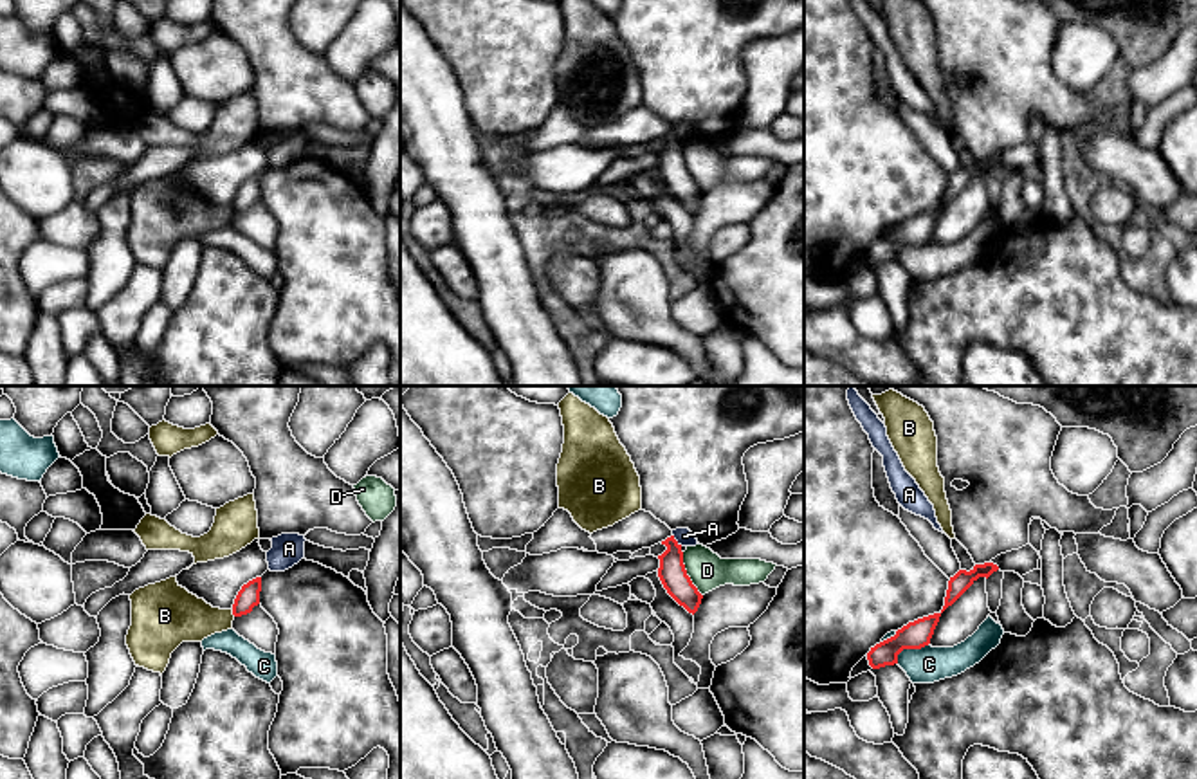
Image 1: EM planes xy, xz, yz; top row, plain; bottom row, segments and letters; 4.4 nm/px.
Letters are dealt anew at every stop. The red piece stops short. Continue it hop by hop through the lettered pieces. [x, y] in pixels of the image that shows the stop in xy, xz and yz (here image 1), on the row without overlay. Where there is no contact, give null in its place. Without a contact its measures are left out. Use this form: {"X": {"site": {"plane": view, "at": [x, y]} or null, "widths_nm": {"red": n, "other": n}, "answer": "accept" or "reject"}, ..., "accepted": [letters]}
{"A": {"site": {"plane": "xz", "at": [675, 136]}, "widths_nm": {"red": 120, "other": 80}, "answer": "reject"}, "B": {"site": {"plane": "xy", "at": [233, 210]}, "widths_nm": {"red": 100, "other": 240}, "answer": "reject"}, "C": {"site": {"plane": "yz", "at": [909, 244]}, "widths_nm": {"red": 120, "other": 160}, "answer": "reject"}, "D": {"site": {"plane": "xz", "at": [685, 170]}, "widths_nm": {"red": 120, "other": 170}, "answer": "reject"}, "accepted": []}

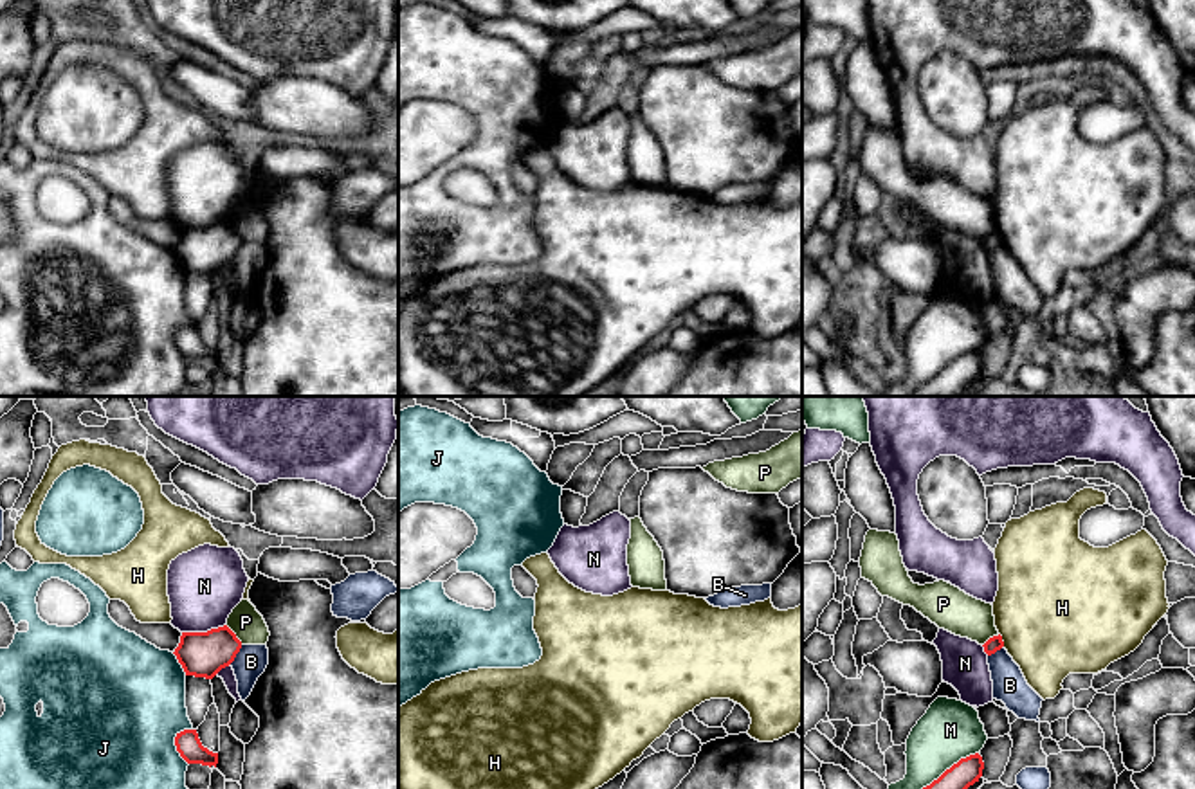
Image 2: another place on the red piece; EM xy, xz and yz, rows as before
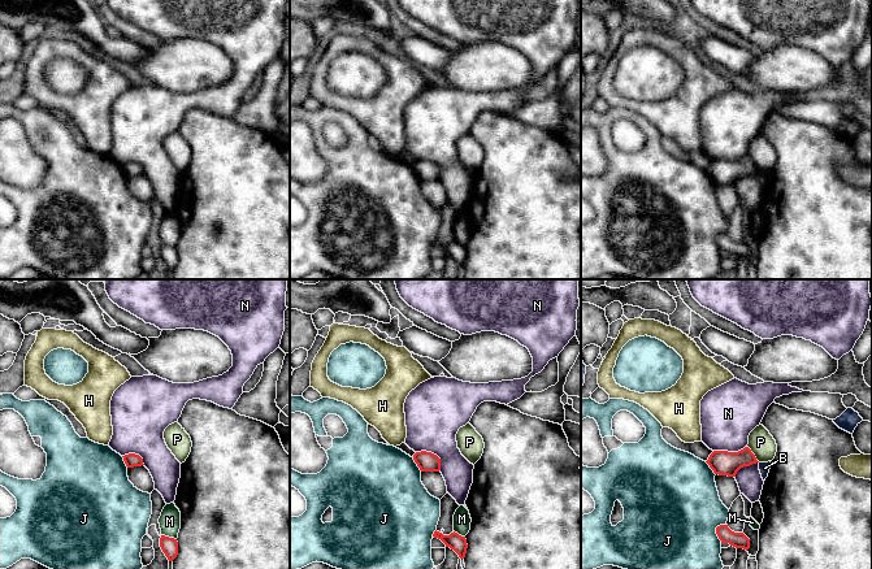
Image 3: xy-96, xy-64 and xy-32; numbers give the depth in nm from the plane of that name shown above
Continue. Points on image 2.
{"B": {"site": {"plane": "xy", "at": [237, 249]}, "widths_nm": {"red": 200, "other": 140}, "answer": "reject"}, "H": {"site": {"plane": "yz", "at": [1001, 236]}, "widths_nm": {"red": 70, "other": 480}, "answer": "reject"}, "J": {"site": {"plane": "xy", "at": [175, 341]}, "widths_nm": {"red": 110, "other": 500}, "answer": "reject"}, "M": {"site": {"plane": "yz", "at": [945, 368]}, "widths_nm": {"red": 160, "other": 280}, "answer": "reject"}, "N": {"site": {"plane": "xy", "at": [202, 229]}, "widths_nm": {"red": 200, "other": 320}, "answer": "reject"}, "P": {"site": {"plane": "xy", "at": [235, 231]}, "widths_nm": {"red": 200, "other": 150}, "answer": "reject"}, "accepted": []}

